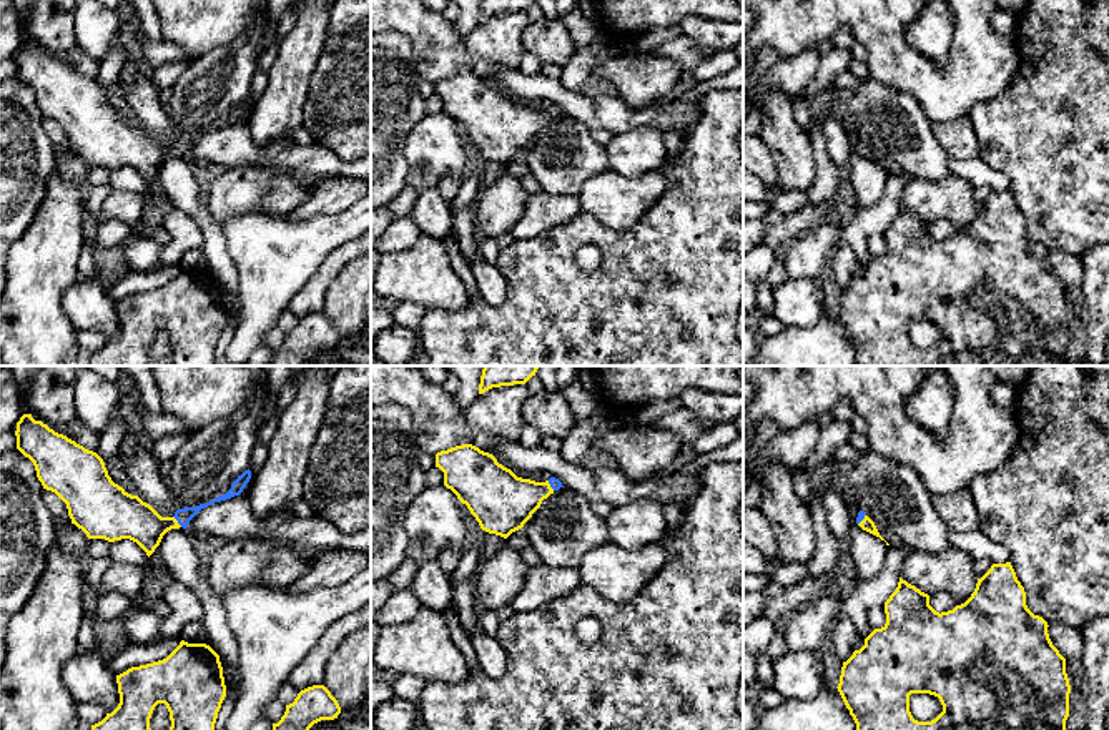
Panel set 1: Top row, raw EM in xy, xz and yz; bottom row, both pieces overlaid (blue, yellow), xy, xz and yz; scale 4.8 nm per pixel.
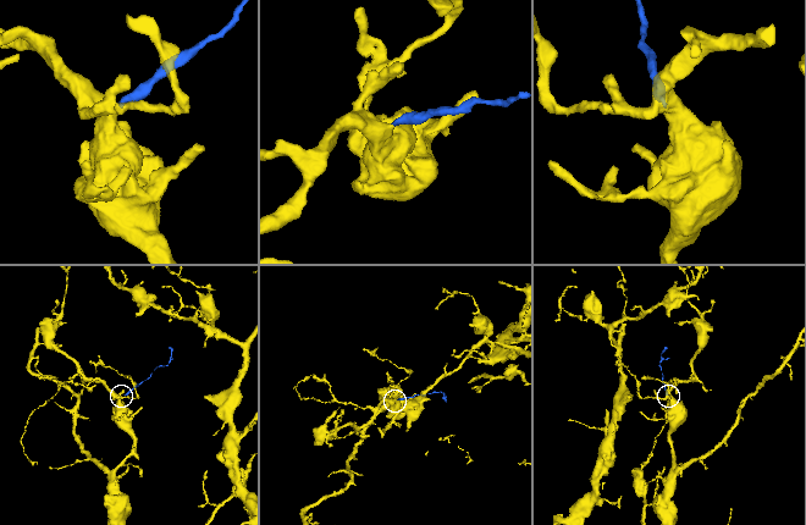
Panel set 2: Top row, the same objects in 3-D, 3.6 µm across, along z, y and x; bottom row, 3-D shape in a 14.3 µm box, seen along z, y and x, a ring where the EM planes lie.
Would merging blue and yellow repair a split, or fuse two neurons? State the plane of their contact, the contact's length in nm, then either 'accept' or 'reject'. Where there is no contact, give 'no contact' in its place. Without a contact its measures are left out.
xy | 70 nm | accept

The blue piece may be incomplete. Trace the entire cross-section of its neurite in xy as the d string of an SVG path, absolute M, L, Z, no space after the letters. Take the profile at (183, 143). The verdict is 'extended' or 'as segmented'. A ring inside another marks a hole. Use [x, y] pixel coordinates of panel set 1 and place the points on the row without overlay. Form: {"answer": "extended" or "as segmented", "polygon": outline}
{"answer": "extended", "polygon": "M32 42L20 45L15 63L17 76L33 90L43 116L55 120L67 131L71 151L88 166L130 166L148 185L168 158L186 156L201 136L239 123L251 106L248 96L214 128L178 136L173 145L161 145L150 131L115 111L96 80L35 48Z"}

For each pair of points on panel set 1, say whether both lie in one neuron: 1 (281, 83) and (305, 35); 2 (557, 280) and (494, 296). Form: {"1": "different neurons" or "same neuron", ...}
{"1": "same neuron", "2": "different neurons"}

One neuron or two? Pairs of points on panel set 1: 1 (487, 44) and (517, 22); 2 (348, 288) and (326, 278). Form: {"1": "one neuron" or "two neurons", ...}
{"1": "one neuron", "2": "two neurons"}

